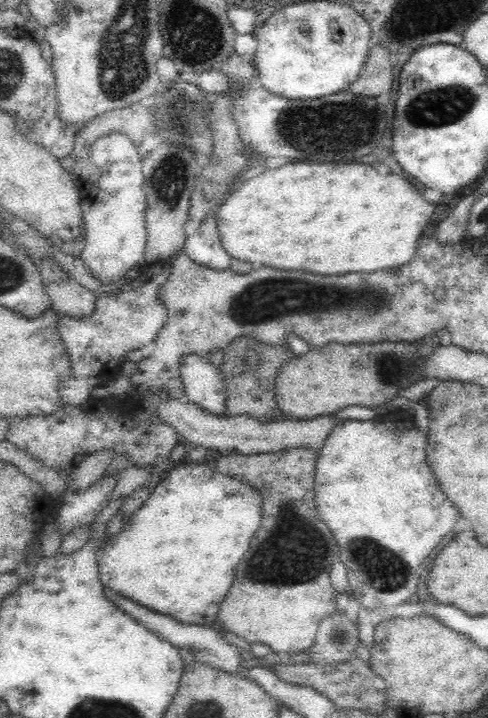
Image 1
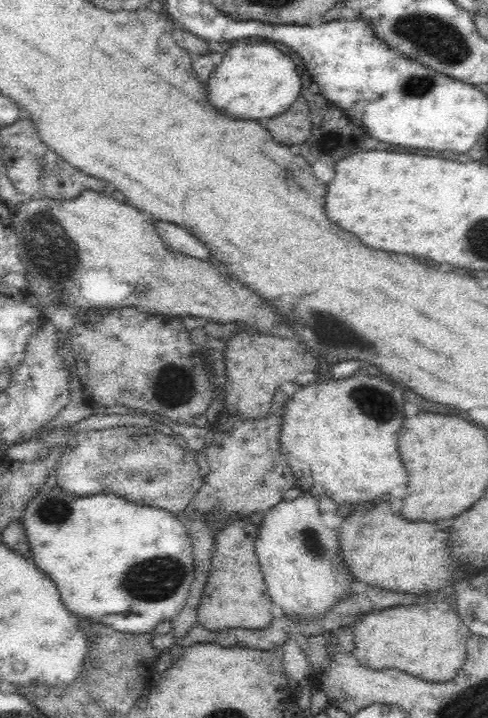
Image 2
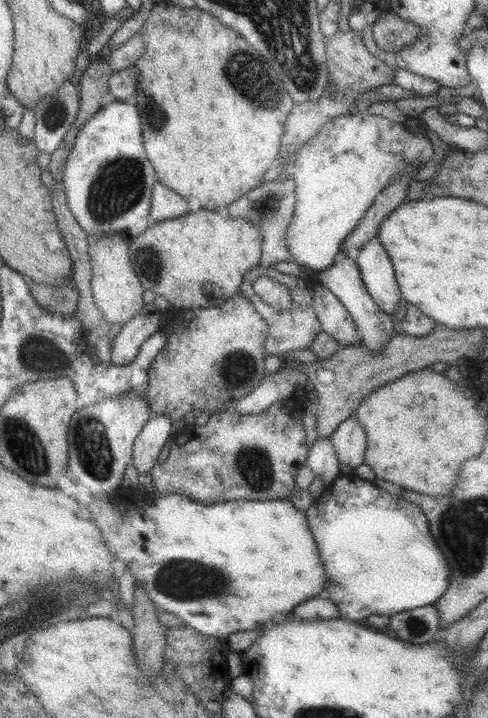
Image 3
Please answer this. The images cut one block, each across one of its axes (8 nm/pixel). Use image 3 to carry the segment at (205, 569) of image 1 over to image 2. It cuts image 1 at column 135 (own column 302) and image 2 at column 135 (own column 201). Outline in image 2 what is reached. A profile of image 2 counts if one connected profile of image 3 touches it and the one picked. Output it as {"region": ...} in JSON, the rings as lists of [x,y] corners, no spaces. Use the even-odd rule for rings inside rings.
{"region":[[[42,486],[42,489],[38,492],[38,496],[30,500],[30,504],[28,504],[28,508],[24,510],[20,522],[24,525],[27,541],[31,548],[30,559],[44,574],[48,574],[48,576],[58,584],[66,608],[68,608],[72,614],[77,615],[78,618],[82,616],[82,618],[92,623],[99,623],[111,627],[118,632],[127,634],[154,634],[159,624],[165,621],[172,623],[178,617],[178,612],[182,610],[183,606],[186,606],[188,592],[190,592],[190,586],[192,586],[192,582],[194,582],[194,553],[192,537],[188,535],[184,523],[178,519],[177,515],[162,508],[136,506],[136,504],[128,502],[125,498],[110,492],[78,497],[70,496],[67,492],[60,490],[58,487],[54,490],[48,490],[48,488],[43,488]]]}

